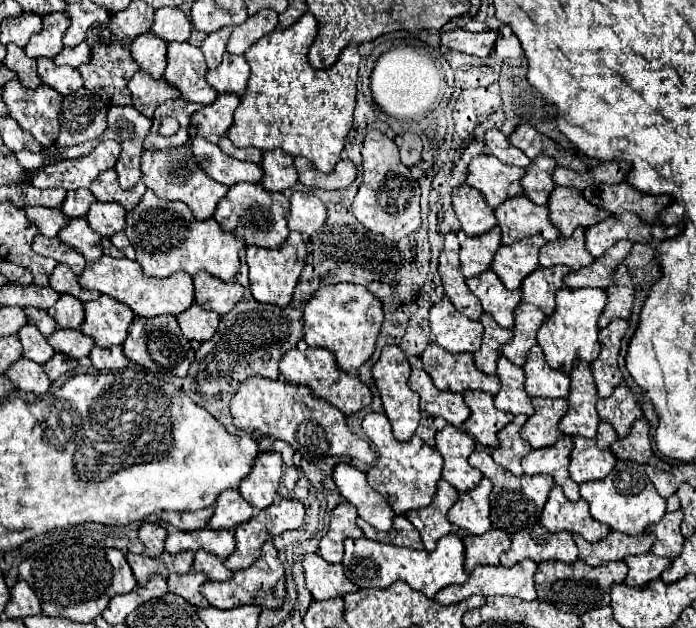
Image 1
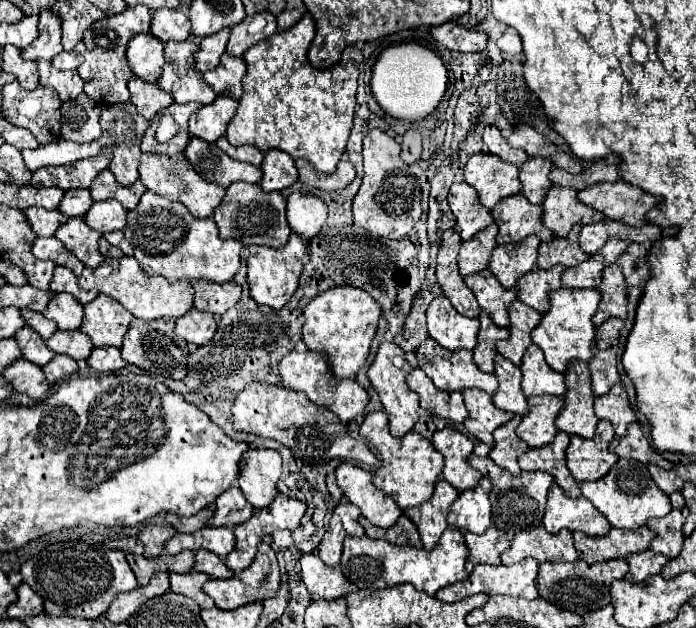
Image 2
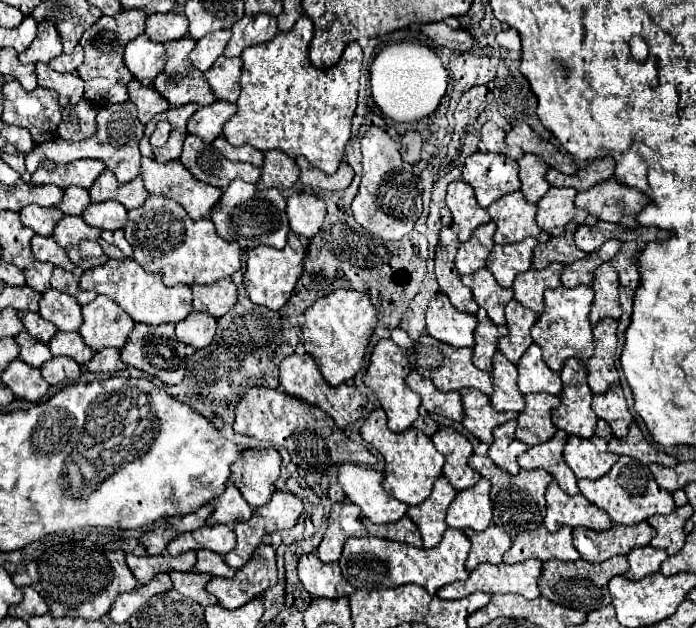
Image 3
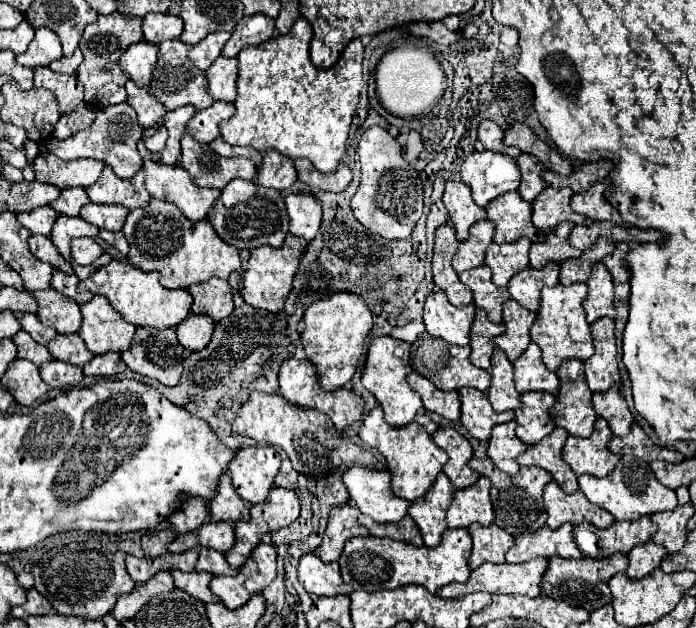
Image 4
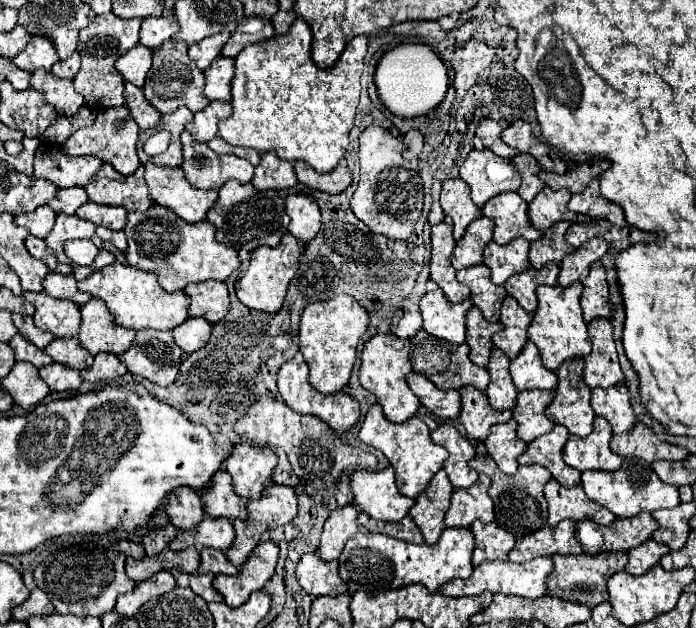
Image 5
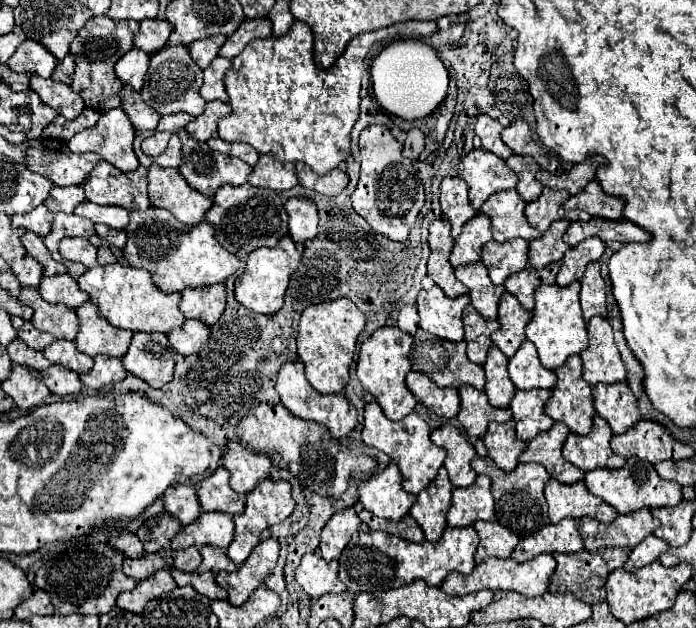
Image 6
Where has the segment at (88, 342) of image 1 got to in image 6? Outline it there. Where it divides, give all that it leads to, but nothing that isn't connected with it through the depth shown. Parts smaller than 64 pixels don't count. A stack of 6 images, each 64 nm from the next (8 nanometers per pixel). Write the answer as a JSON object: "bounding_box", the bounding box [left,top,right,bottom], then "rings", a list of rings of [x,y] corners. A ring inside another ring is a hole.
{"bounding_box":[44,340,94,374],"rings":[[[54,340],[46,350],[44,356],[48,356],[50,362],[54,364],[62,364],[78,374],[84,374],[88,370],[92,370],[94,360],[88,354],[82,354],[74,342],[70,340]]]}

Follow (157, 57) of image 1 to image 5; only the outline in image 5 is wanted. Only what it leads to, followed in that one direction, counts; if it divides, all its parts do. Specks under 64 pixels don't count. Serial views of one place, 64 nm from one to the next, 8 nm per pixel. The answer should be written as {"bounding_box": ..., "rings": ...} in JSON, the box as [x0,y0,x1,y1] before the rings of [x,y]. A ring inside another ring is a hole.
{"bounding_box":[116,44,152,88],"rings":[[[136,44],[134,48],[130,48],[124,56],[116,60],[116,70],[124,76],[124,80],[140,88],[146,82],[146,74],[150,66],[152,66],[152,50],[144,48],[142,44]]]}

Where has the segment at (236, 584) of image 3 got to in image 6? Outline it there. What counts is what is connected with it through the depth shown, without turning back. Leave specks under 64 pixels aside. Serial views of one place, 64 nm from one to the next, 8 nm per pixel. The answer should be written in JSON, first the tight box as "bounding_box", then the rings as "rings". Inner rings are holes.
{"bounding_box":[216,538,278,606],"rings":[[[268,538],[264,542],[260,542],[252,554],[248,556],[248,560],[232,574],[220,572],[216,574],[216,582],[220,588],[224,588],[228,592],[228,602],[232,606],[240,606],[248,600],[248,596],[262,586],[264,578],[274,570],[276,560],[278,560],[278,542]]]}

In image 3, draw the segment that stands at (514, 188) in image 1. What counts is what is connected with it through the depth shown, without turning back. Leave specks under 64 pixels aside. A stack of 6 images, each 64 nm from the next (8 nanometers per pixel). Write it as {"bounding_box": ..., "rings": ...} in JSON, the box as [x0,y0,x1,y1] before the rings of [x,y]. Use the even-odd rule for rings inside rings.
{"bounding_box":[462,152,520,208],"rings":[[[476,152],[468,156],[462,180],[476,190],[476,200],[482,208],[488,208],[498,198],[520,190],[518,162],[512,162],[502,154]]]}

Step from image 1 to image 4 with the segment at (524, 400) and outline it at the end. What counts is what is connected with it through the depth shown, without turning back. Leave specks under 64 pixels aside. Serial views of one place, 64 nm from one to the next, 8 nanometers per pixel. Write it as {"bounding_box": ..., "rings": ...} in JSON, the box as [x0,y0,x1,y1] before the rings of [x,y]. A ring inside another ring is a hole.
{"bounding_box":[488,350,520,412],"rings":[[[494,350],[492,354],[492,384],[488,392],[488,400],[496,412],[516,410],[520,406],[520,394],[514,388],[514,366],[506,358],[502,350]]]}

